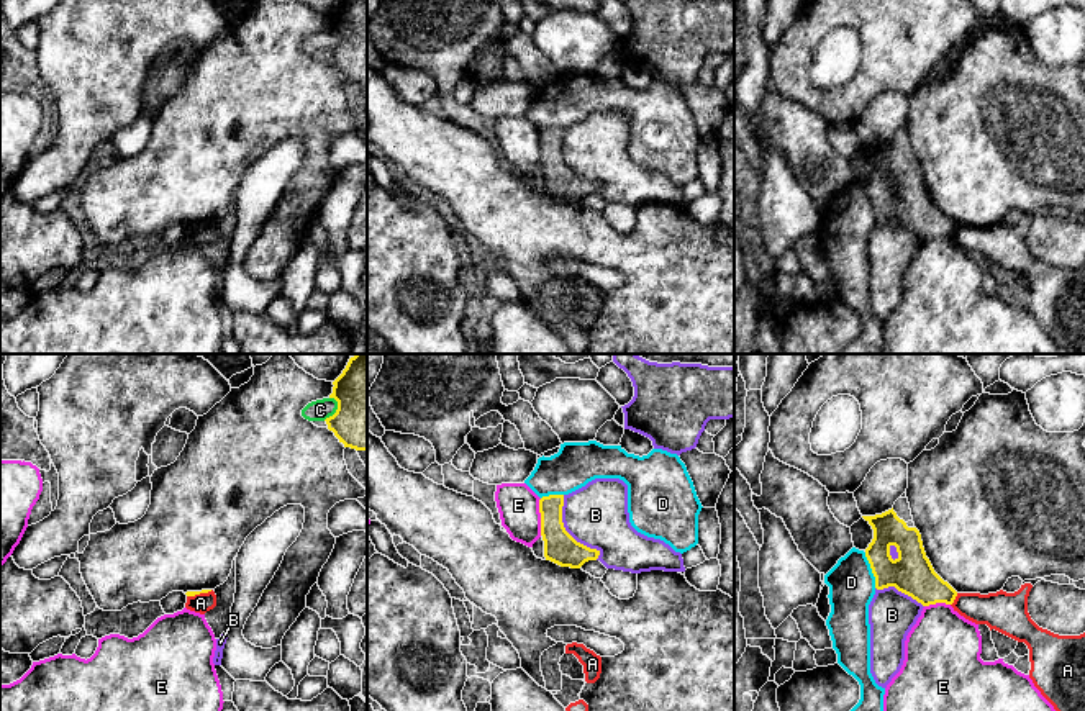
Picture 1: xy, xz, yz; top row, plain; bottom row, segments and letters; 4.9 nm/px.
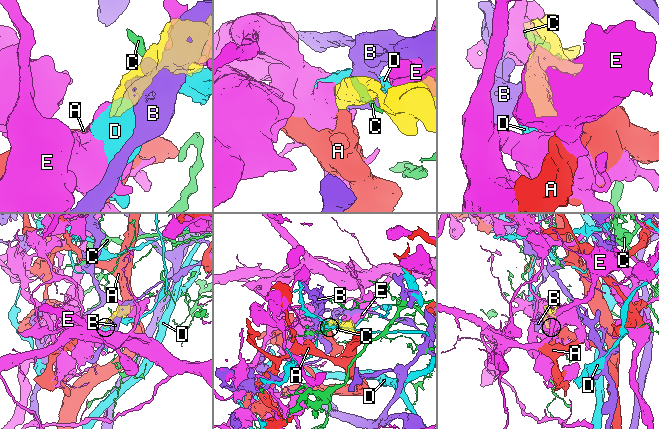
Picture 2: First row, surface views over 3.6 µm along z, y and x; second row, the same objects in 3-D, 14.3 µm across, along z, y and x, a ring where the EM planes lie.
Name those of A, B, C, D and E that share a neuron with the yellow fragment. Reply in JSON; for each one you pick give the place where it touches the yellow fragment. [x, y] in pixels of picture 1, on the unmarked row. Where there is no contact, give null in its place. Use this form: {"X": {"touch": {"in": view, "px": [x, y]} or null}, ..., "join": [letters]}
{"join": []}

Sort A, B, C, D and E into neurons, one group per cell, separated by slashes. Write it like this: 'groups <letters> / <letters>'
groups A / B / C / D / E

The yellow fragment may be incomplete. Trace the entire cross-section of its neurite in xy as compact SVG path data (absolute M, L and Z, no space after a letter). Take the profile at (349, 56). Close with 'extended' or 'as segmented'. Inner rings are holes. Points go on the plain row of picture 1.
M346 0L333 18L338 43L325 52L328 62L344 80L367 84L367 0Z; as segmented

